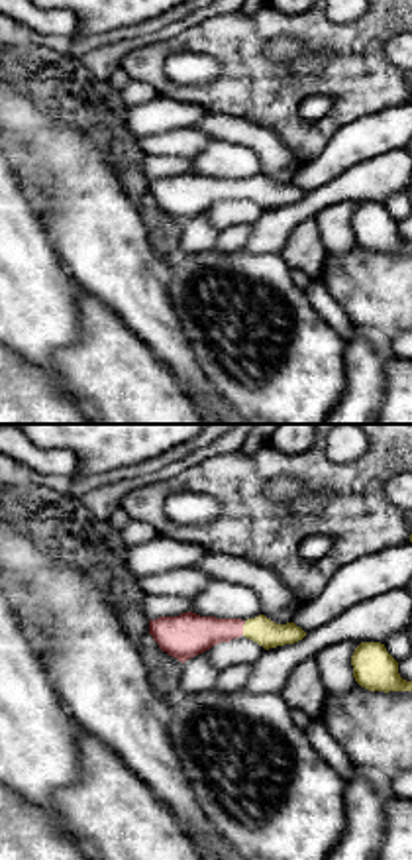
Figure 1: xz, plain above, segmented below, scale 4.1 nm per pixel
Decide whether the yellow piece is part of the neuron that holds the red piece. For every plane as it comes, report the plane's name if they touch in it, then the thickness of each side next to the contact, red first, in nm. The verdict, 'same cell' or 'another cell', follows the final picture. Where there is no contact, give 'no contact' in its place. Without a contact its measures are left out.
meets red in xz; 180 nm thick on the red side, 110 nm on the other

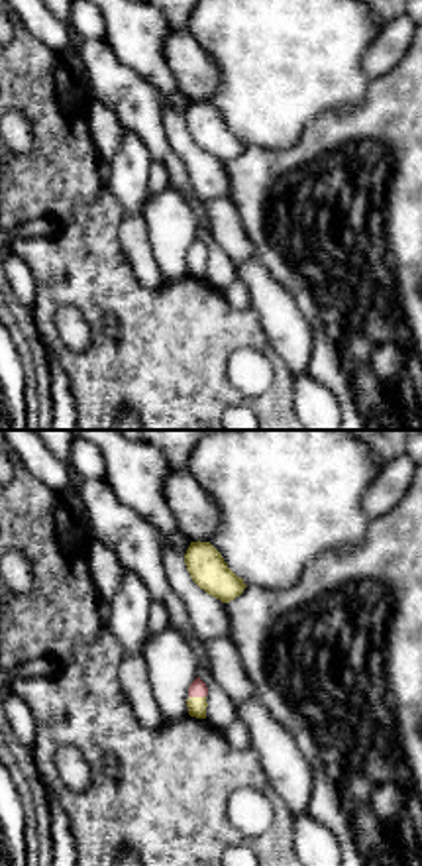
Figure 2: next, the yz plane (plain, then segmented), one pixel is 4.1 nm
meets red in yz; 70 nm thick on the red side, 80 nm on the other

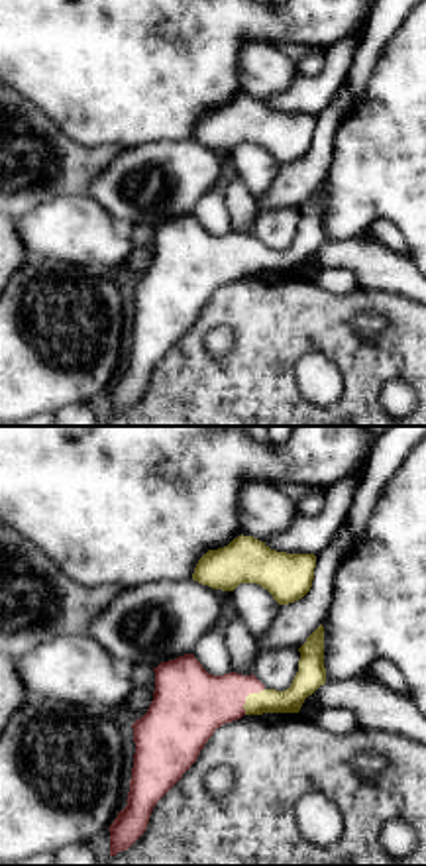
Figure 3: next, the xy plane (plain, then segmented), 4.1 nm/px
meets red in xy; 300 nm thick on the red side, 100 nm on the other

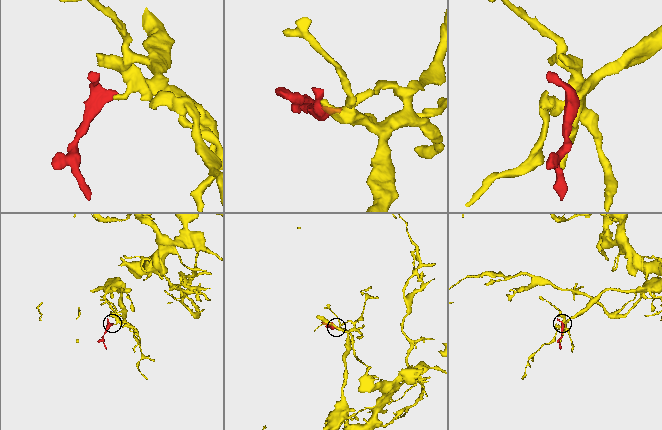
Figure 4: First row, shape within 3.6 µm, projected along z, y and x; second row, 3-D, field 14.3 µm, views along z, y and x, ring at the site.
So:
same cell

